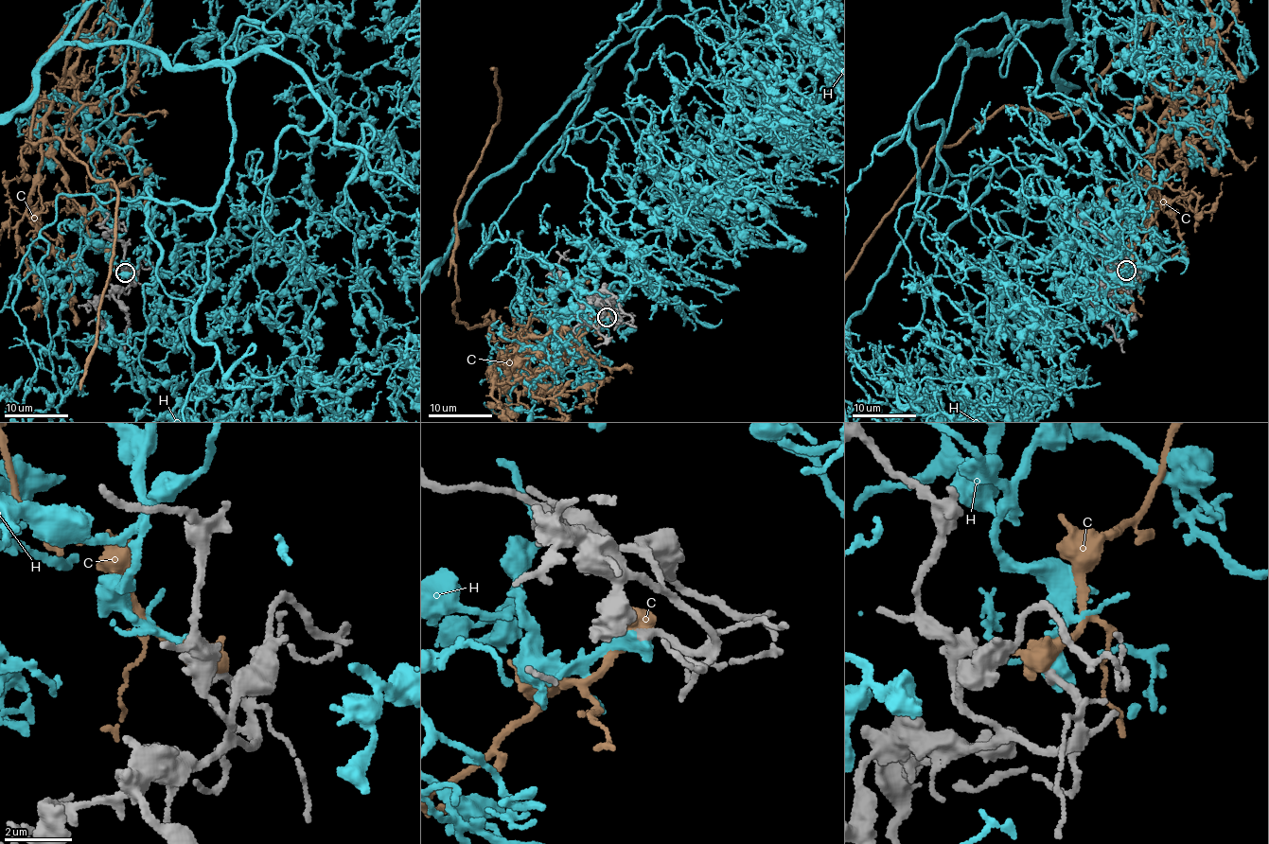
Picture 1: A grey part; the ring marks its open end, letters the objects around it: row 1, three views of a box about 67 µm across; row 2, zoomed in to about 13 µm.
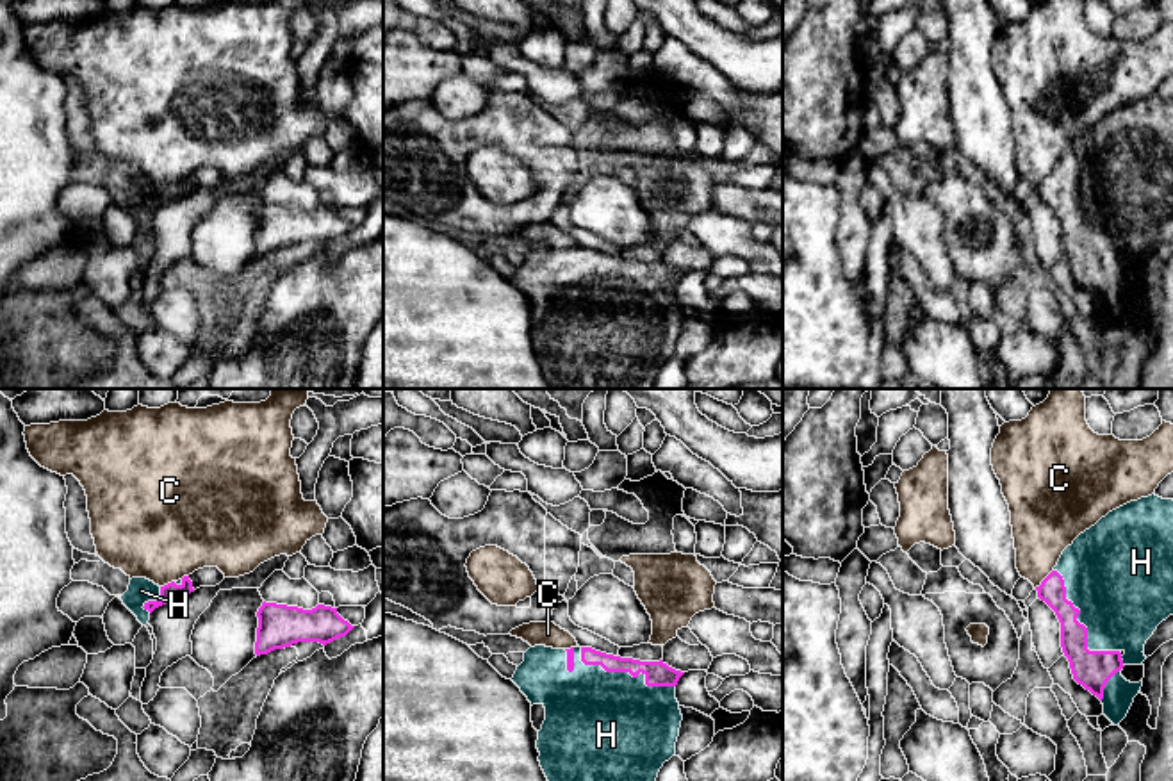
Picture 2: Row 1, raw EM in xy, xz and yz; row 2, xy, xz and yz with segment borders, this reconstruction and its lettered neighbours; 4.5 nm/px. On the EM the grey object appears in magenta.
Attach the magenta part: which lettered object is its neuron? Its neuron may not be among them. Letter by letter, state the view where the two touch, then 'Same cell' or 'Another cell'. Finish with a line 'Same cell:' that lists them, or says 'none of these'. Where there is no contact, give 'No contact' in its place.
C: Touches magenta in yz. Another cell
H: Touches magenta in xz. Same cell
Same cell: H

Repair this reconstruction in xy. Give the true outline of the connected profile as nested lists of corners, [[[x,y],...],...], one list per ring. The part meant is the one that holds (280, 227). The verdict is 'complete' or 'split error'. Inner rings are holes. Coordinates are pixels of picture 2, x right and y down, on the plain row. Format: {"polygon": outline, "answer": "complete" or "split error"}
{"polygon": [[[264,201],[257,218],[257,257],[291,248],[298,243],[319,243],[326,246],[346,237],[355,228],[337,214],[337,209],[324,205],[303,210]]], "answer": "complete"}

